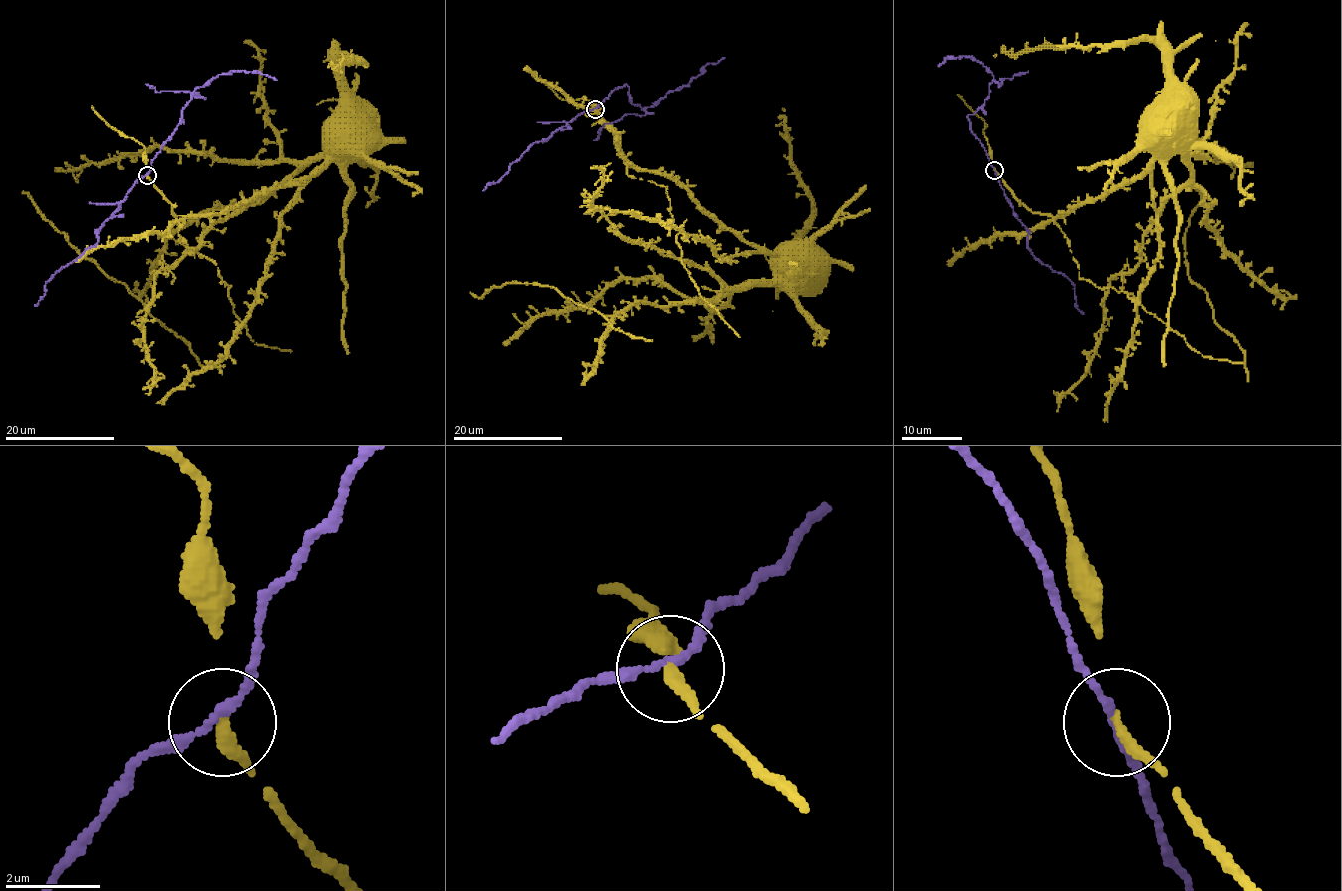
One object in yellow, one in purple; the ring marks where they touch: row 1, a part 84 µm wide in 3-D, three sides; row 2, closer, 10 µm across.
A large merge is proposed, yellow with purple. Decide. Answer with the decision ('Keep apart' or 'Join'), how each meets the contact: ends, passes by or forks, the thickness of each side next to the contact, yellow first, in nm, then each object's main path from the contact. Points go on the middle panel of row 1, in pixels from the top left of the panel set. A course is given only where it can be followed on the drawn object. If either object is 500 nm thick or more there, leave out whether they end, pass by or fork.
Keep apart. At the ring yellow ends. At the ring purple passes by. Thickness 260 nm (yellow) against 150 nm. Course of yellow: (595, 110), (619, 134), (622, 159), (626, 164), (663, 170), (705, 210), (749, 242), (775, 253), (792, 251). Course of purple: (595, 108), (626, 85), (629, 100), (644, 108), (655, 105), (725, 57)

